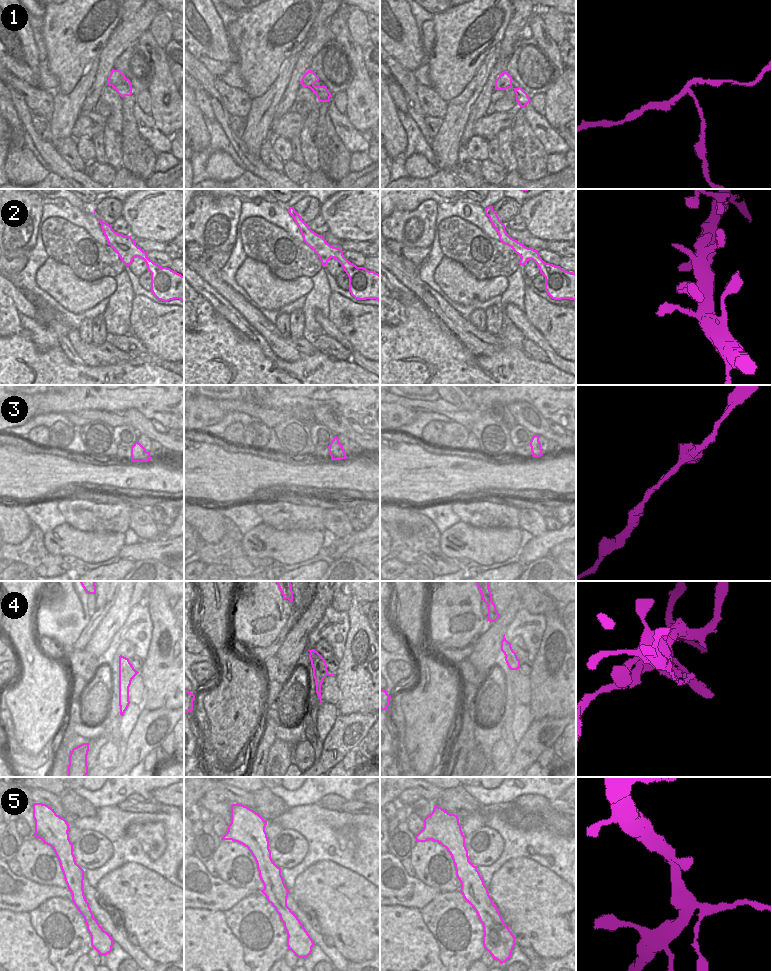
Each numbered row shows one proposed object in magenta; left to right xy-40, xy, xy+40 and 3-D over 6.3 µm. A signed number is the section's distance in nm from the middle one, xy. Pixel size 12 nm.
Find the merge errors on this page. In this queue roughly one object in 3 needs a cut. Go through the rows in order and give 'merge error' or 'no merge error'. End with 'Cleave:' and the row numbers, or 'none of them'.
1: merge error
2: no merge error
3: no merge error
4: merge error
5: no merge error
Cleave: 1, 4

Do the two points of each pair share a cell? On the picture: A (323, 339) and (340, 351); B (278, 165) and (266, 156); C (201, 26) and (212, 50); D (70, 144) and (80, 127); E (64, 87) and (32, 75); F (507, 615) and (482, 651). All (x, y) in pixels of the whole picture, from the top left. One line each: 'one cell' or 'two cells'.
A: one cell
B: one cell
C: one cell
D: two cells
E: two cells
F: one cell

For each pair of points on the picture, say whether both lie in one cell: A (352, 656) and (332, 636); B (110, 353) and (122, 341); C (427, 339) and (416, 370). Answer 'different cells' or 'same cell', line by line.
A: different cells
B: different cells
C: same cell

